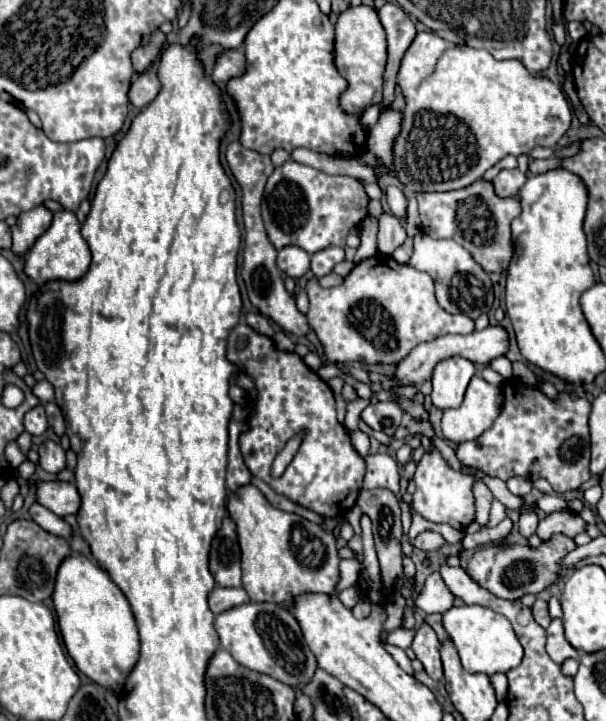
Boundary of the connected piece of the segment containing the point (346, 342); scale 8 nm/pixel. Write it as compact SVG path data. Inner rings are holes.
M375 254L373 258L359 262L345 282L335 288L323 290L317 280L311 280L307 284L307 294L311 304L309 312L313 312L315 318L315 334L331 362L363 360L367 364L397 364L421 342L435 340L441 334L471 334L475 330L475 322L467 318L467 314L449 314L437 304L433 280L427 272L415 270L409 264L399 264L387 254Z

